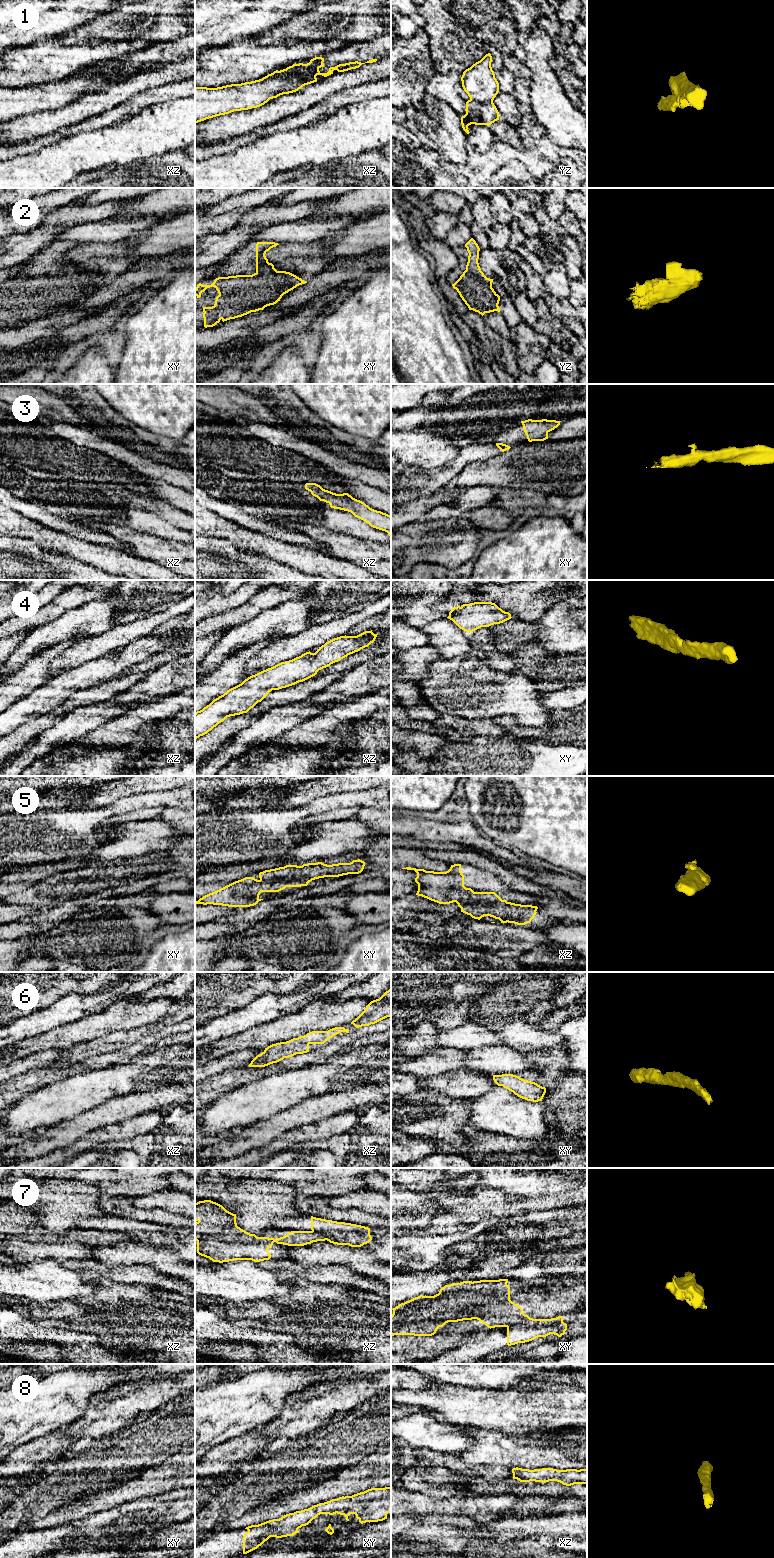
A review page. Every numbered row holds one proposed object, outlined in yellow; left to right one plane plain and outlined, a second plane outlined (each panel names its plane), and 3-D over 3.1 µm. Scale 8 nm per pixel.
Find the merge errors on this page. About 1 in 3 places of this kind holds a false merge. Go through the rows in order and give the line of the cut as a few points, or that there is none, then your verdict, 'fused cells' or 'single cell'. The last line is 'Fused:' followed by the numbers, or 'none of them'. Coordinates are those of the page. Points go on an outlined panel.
1: xz (277, 72), (282, 77), (305, 81), (315, 76) | fused cells
2: no cut | single cell
3: no cut | single cell
4: no cut | single cell
5: no cut | single cell
6: no cut | single cell
7: xy (529, 1317), (523, 1321), (512, 1323), (507, 1327) | fused cells
8: no cut | single cell
Fused: 1, 7

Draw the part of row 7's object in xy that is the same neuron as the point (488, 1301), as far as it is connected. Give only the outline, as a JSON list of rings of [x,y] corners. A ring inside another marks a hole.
[[[508,1279],[463,1281],[445,1285],[434,1296],[420,1295],[393,1308],[391,1335],[432,1336],[448,1322],[477,1319],[488,1328],[508,1327],[530,1317],[510,1300]]]

